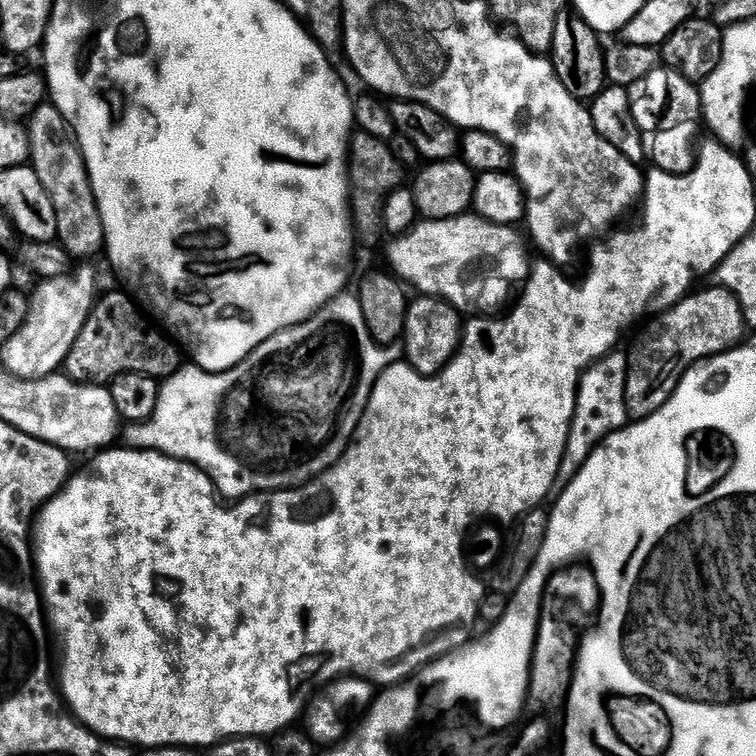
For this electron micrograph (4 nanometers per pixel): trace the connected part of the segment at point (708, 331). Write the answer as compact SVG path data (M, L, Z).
M723 286L708 288L705 292L693 291L663 310L665 312L661 316L654 317L652 321L649 319L643 325L644 333L637 338L632 352L627 353L628 377L624 401L628 403L629 413L636 418L646 417L666 404L678 382L683 380L685 371L692 365L699 360L707 360L709 356L727 352L745 339L743 306L735 293Z

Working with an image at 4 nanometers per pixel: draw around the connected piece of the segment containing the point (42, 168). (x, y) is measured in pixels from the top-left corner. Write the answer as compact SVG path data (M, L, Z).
M51 102L33 108L26 127L32 147L30 167L38 174L38 182L46 186L46 194L50 194L50 202L54 202L54 214L58 218L56 240L73 258L96 256L99 252L101 255L104 248L102 218L88 177L88 167L72 127Z

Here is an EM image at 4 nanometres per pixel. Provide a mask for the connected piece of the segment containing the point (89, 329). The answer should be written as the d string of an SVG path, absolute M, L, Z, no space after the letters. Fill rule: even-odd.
M119 291L108 292L105 296L103 293L97 299L82 326L82 334L78 334L70 350L66 372L81 384L97 383L104 386L121 372L138 372L155 378L167 378L181 367L181 349L141 311L127 291Z

